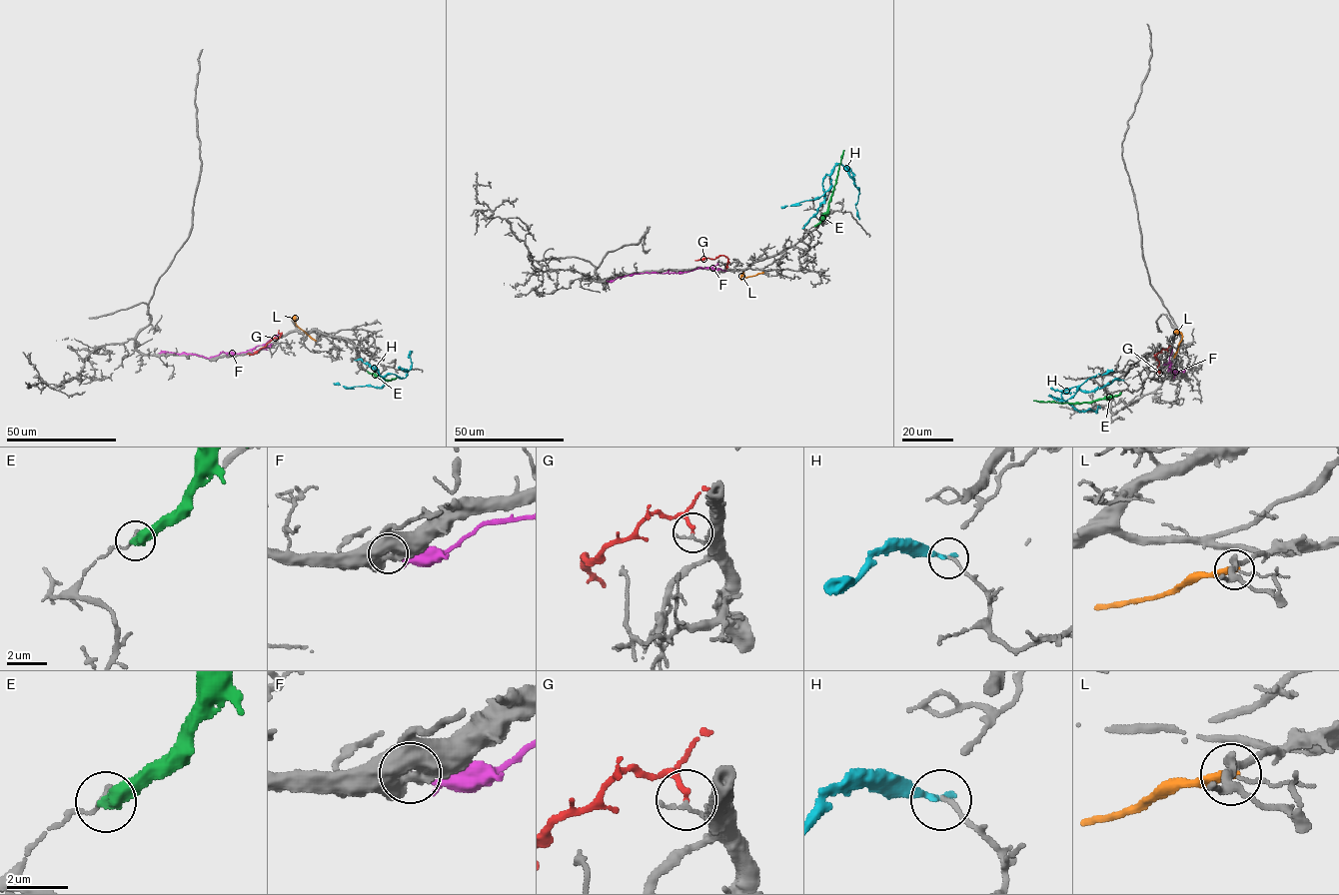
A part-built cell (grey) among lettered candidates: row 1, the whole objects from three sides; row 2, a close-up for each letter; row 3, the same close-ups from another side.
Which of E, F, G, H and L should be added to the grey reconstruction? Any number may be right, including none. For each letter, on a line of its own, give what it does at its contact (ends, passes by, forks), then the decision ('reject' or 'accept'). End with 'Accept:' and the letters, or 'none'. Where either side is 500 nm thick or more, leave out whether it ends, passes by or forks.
E: it ends; reject
F: reject
G: it ends; reject
H: it ends; reject
L: it ends; reject
Accept: none

